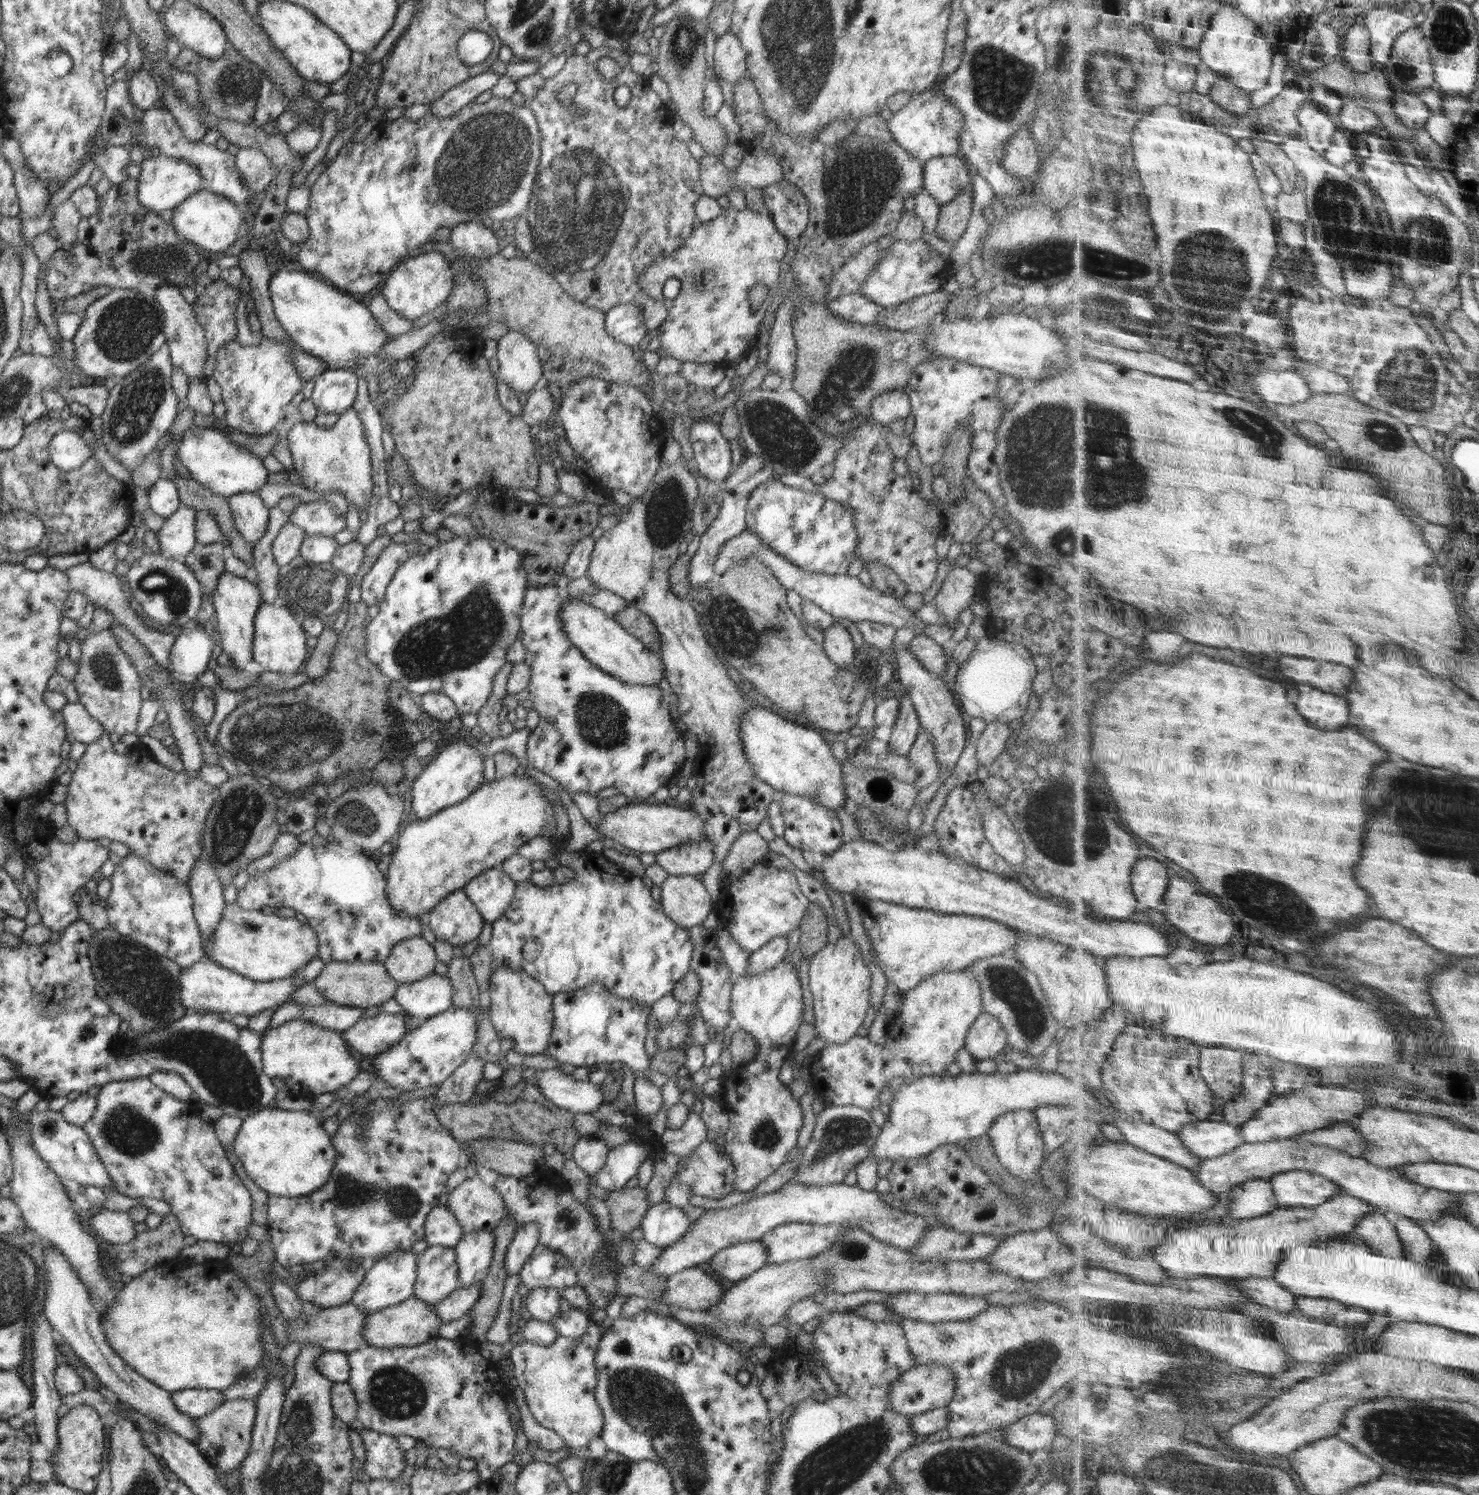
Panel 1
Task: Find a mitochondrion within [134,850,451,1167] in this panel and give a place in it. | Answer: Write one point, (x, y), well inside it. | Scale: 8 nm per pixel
(247, 925)

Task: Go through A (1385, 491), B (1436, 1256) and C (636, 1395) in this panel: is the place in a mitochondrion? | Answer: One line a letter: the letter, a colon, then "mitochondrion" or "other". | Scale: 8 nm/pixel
A: other
B: other
C: mitochondrion

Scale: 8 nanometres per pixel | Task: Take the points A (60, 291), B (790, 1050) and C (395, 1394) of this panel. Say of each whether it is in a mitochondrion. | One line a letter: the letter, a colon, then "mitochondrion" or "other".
A: other
B: other
C: mitochondrion

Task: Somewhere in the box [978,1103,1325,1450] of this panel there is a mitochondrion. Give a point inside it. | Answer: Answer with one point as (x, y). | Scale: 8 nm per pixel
(1016, 1375)

